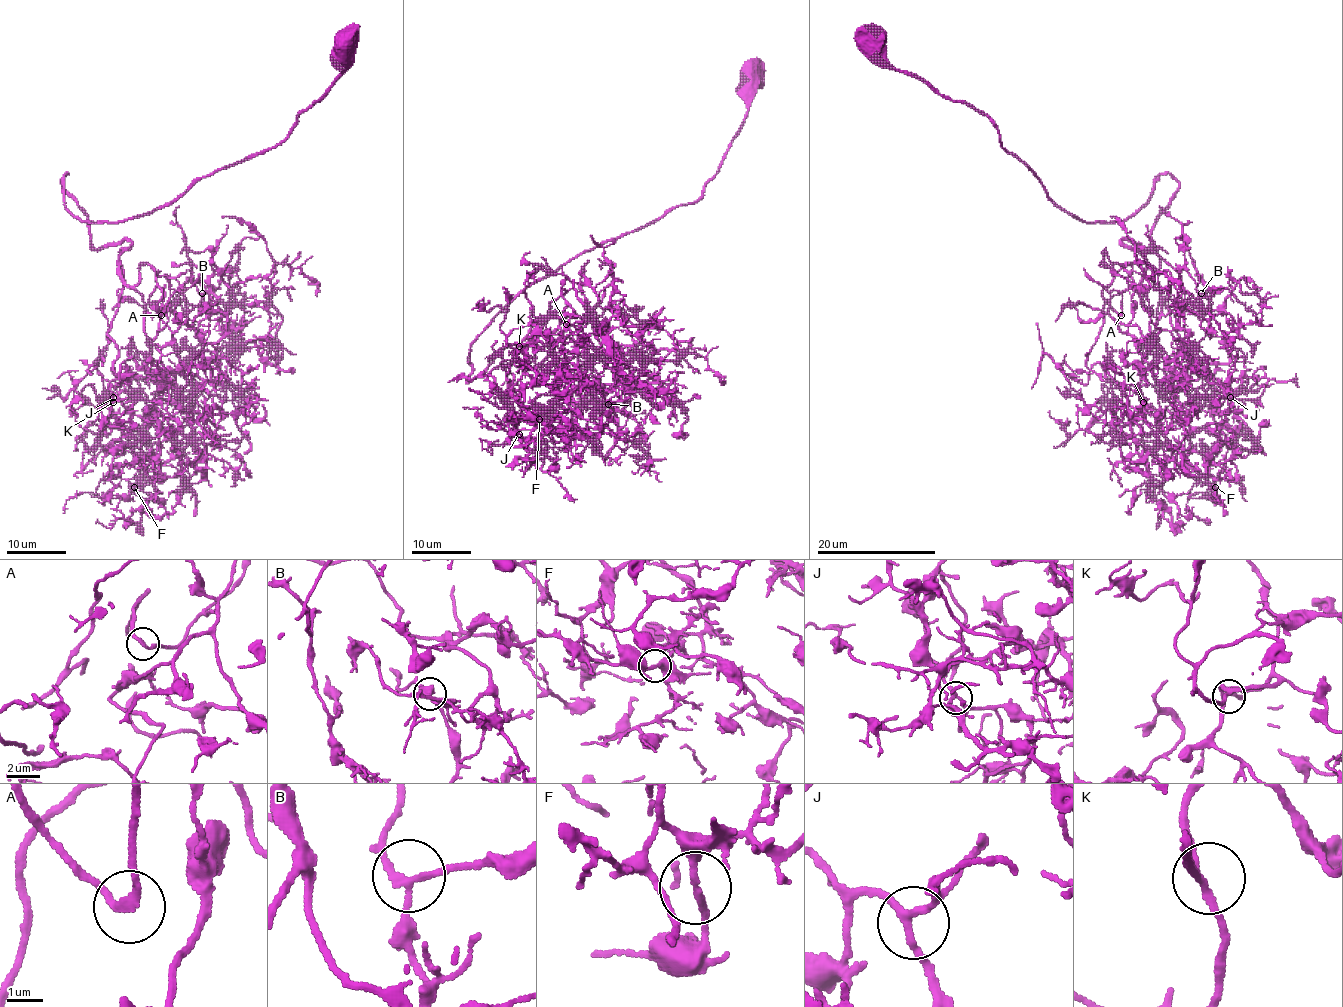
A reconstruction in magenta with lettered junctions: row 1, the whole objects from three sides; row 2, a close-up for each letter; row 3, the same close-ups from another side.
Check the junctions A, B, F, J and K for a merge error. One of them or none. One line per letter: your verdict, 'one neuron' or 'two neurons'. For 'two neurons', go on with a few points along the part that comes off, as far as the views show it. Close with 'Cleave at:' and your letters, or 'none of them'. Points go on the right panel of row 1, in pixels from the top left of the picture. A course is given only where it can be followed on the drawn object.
A: one neuron
B: one neuron
F: one neuron
J: one neuron
K: one neuron
Cleave at: none of them

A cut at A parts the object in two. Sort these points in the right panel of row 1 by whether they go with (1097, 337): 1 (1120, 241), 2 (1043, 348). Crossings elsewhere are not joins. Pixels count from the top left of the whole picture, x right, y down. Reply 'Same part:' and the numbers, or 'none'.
Same part: 1, 2

